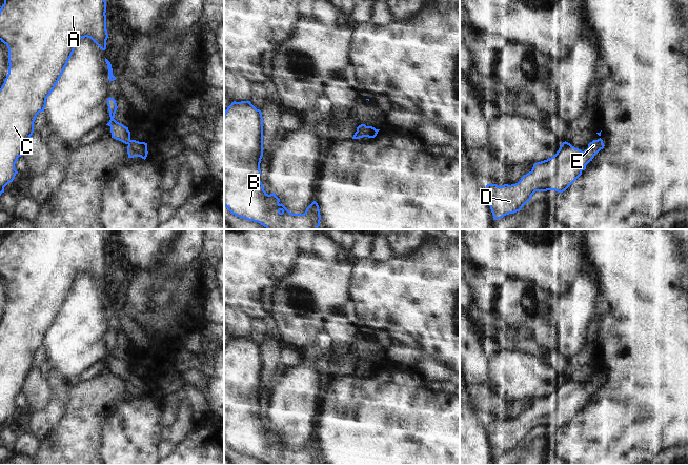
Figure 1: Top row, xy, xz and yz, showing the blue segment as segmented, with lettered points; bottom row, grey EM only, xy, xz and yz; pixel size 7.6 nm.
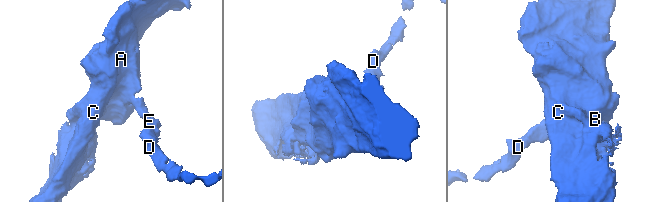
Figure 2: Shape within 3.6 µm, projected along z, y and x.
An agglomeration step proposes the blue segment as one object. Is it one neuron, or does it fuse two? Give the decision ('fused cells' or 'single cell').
single cell

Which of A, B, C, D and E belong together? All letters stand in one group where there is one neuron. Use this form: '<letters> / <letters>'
A B C D E

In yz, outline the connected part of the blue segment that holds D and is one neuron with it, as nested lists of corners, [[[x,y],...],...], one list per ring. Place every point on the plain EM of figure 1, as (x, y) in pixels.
[[[600,373],[582,387],[568,378],[563,378],[557,389],[533,400],[532,405],[515,420],[487,420],[487,433],[493,456],[520,447],[535,427],[565,427],[586,405],[586,401],[604,384]]]

